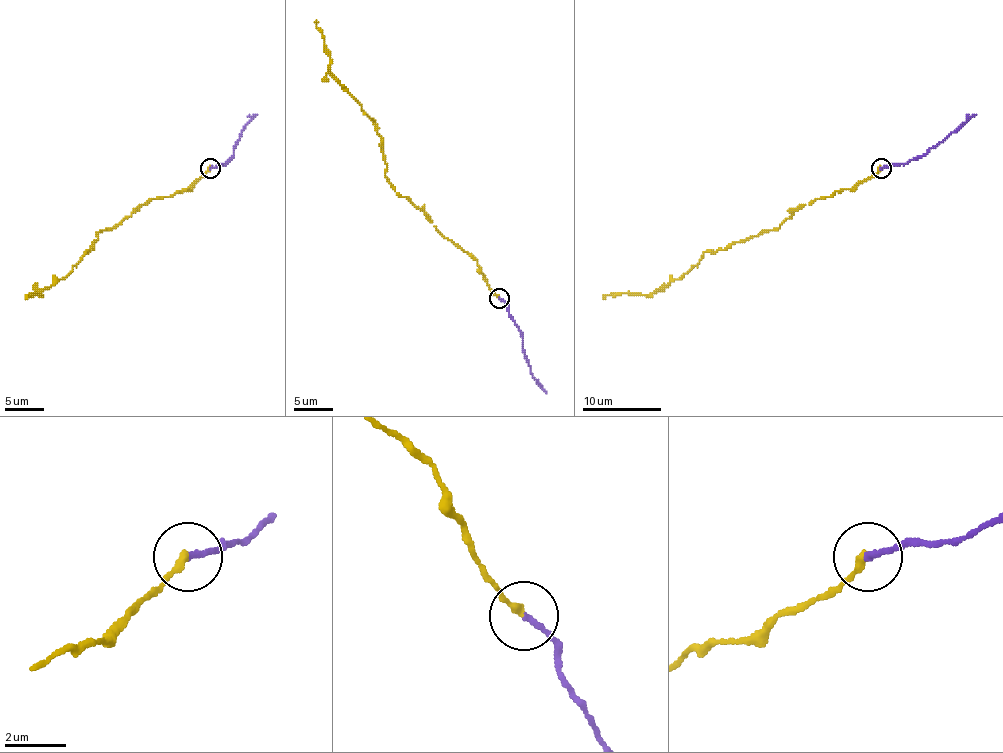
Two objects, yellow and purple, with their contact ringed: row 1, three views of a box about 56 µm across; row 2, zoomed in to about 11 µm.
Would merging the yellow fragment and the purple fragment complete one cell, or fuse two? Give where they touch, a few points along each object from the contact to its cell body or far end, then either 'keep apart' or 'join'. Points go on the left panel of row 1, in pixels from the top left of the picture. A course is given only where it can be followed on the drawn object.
place (210, 168); course yellow (210, 167), (188, 189), (141, 205), (96, 236), (92, 250), (62, 279), (41, 295), (29, 293), (27, 299); course purple (210, 167), (220, 165), (233, 155), (241, 132), (257, 114); join

